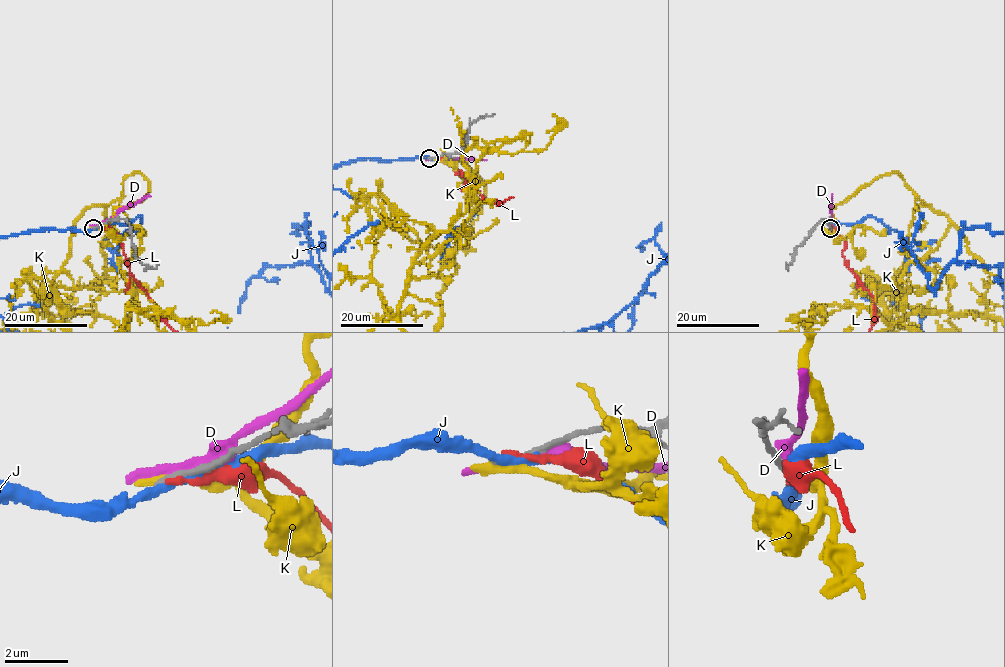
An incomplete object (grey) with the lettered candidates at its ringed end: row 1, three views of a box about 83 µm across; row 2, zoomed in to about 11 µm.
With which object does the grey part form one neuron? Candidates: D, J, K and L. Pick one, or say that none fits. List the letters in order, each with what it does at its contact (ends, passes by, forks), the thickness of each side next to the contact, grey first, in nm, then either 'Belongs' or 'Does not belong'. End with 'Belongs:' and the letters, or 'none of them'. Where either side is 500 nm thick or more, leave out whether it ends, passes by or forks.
D: It passes by. Thickness 180 nm (grey) against 320 nm. Does not belong
J: It passes by. Thickness 240 nm (grey) against 280 nm. Does not belong
K: It ends there. Thickness 200 nm (grey) against 400 nm. Does not belong
L: It ends there. Thickness 240 nm (grey) against 240 nm. Does not belong
Belongs: none of them

